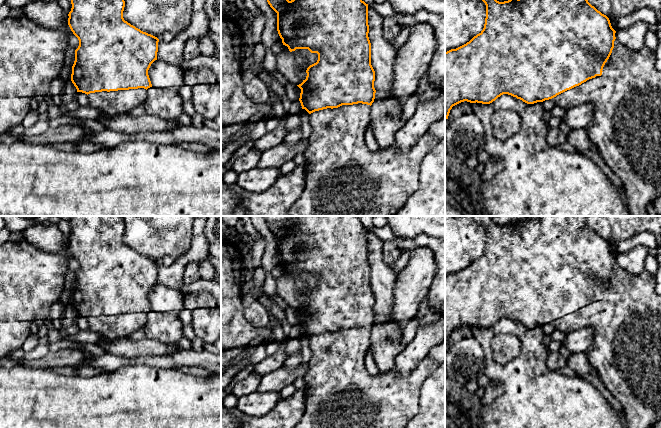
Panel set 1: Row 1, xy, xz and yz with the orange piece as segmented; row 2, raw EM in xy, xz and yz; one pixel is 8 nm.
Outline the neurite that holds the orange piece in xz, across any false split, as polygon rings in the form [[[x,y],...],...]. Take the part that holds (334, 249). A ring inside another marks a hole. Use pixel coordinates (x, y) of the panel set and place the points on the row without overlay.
[[[263,216],[270,231],[277,237],[277,255],[282,263],[283,269],[289,275],[296,273],[308,273],[311,277],[318,278],[316,287],[310,289],[307,294],[306,303],[299,309],[301,313],[299,325],[302,333],[309,338],[309,346],[312,357],[308,369],[304,375],[305,406],[301,420],[293,428],[405,428],[407,423],[419,411],[419,395],[424,381],[438,368],[440,363],[426,357],[412,370],[407,377],[400,377],[393,369],[391,371],[379,372],[377,375],[370,375],[365,366],[365,356],[371,344],[371,329],[375,323],[376,314],[374,312],[375,295],[371,289],[371,267],[368,261],[368,228],[359,219],[359,216]]]

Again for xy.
[[[70,216],[70,224],[72,232],[68,238],[68,249],[79,264],[72,290],[72,307],[77,316],[88,319],[90,330],[111,340],[128,338],[132,333],[144,328],[147,313],[152,311],[148,294],[157,284],[159,263],[124,244],[125,225],[121,216]]]

